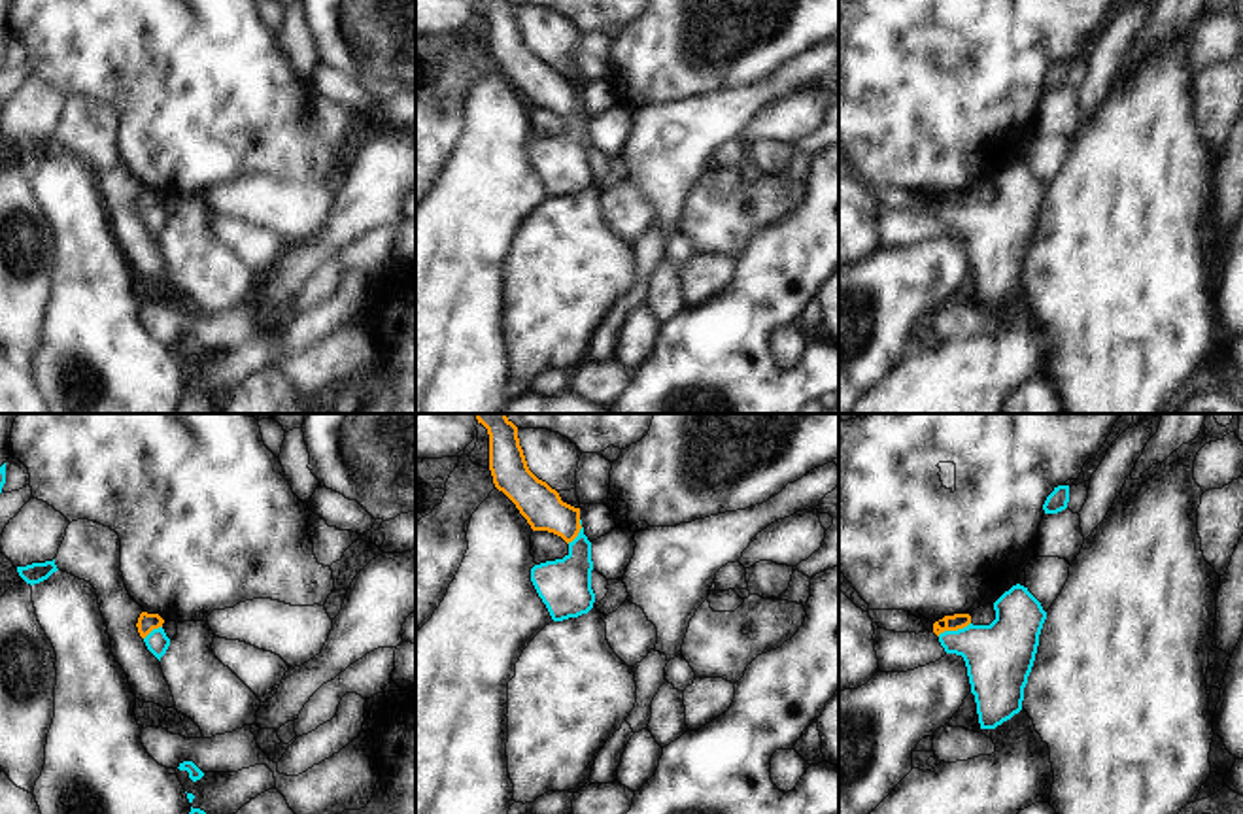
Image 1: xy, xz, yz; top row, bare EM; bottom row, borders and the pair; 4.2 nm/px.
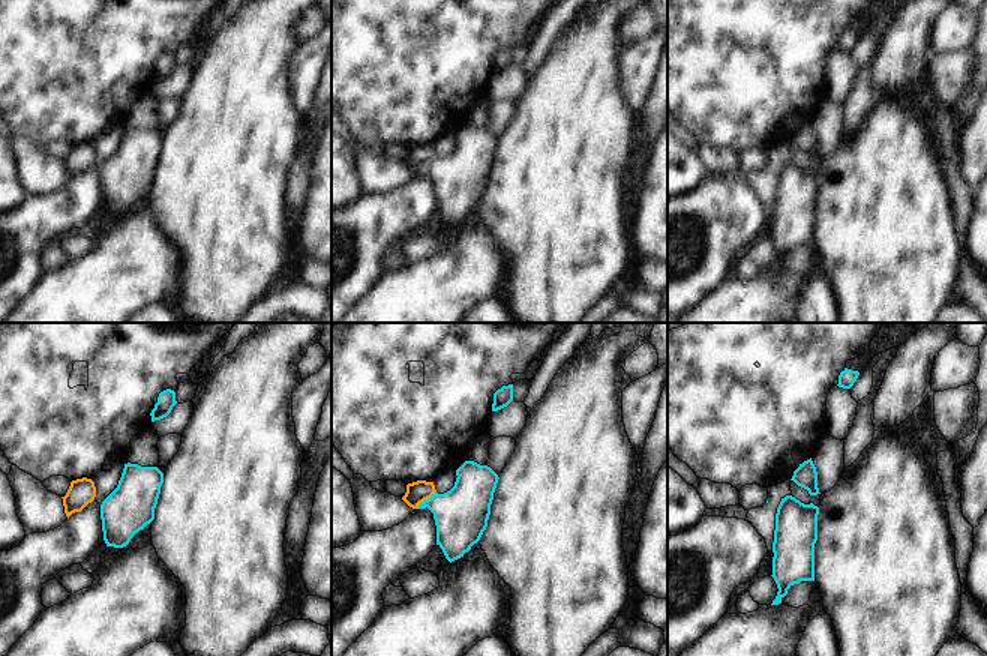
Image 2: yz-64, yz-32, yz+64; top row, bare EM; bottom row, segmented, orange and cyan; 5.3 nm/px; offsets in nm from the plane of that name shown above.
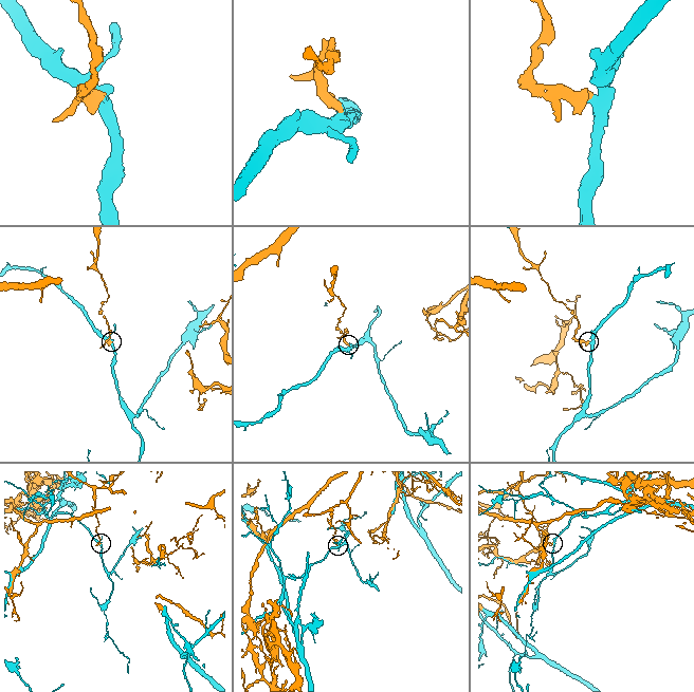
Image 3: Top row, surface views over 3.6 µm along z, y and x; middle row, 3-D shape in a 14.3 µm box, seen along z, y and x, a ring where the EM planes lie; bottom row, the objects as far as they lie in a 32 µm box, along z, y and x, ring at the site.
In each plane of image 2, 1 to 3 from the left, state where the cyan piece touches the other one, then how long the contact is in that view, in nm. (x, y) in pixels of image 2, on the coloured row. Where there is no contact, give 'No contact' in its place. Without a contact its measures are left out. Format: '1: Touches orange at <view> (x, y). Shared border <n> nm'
1: No contact
2: Touches orange at yz-32 (425, 499). Shared border 140 nm
3: No contact.

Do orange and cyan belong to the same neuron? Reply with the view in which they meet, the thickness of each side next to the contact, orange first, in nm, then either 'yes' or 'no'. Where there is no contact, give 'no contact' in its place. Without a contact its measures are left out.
contact in yz; calibres 70 and 280 nm; no

